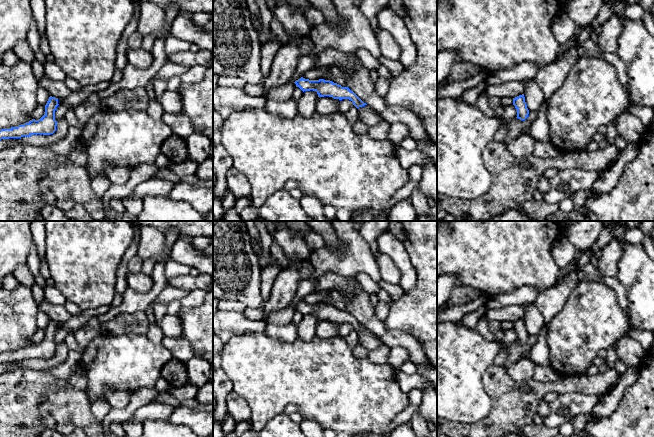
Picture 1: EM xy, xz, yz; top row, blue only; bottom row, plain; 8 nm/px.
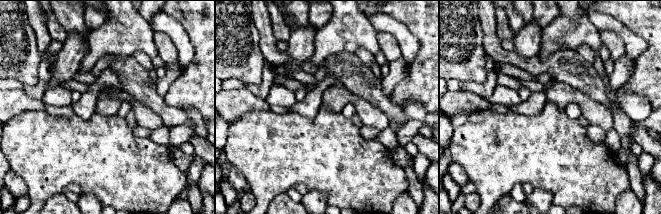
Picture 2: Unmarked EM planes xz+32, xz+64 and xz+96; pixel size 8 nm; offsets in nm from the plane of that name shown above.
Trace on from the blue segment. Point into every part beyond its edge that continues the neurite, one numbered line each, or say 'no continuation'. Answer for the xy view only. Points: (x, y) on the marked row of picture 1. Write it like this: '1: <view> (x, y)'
no continuation

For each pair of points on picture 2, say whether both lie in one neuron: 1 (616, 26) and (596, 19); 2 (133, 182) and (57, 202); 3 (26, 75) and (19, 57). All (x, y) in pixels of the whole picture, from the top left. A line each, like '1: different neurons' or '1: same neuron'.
1: same neuron
2: different neurons
3: same neuron

